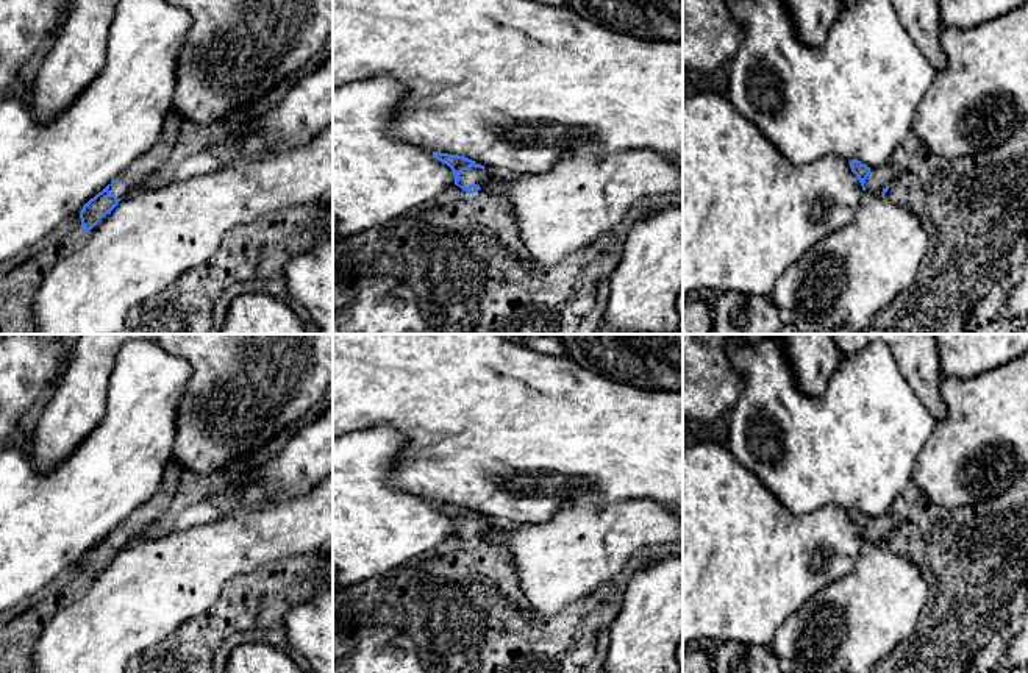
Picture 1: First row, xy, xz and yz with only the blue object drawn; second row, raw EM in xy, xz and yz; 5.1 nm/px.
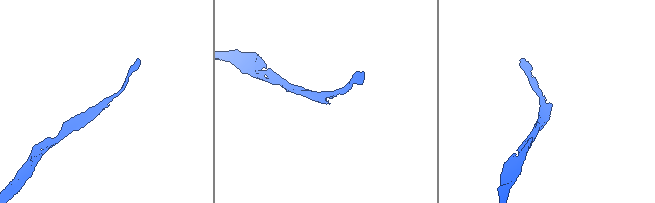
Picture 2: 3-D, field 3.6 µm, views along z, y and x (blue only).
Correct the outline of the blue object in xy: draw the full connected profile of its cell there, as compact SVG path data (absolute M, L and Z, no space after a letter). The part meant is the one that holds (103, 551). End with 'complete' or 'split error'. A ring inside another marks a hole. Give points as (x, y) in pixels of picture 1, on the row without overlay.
M169 464L158 492L83 556L81 581L92 579L128 543L145 537L152 529L162 529L169 525L169 506L184 473L180 464Z; split error

